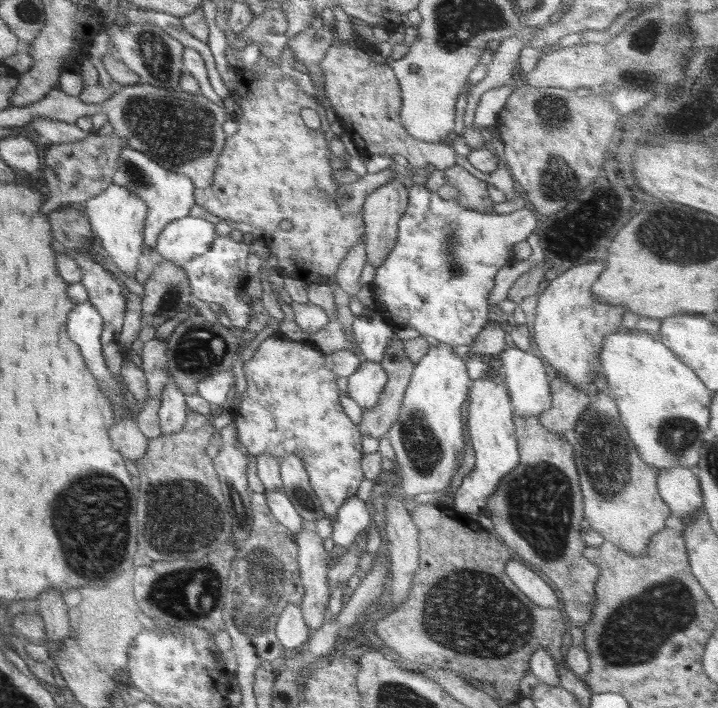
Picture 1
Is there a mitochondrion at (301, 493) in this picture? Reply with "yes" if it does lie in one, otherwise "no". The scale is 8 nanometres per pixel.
yes

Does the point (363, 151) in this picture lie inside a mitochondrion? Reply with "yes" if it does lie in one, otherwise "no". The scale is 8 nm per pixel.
no

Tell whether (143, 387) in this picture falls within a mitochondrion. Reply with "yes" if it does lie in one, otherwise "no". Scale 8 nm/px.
no

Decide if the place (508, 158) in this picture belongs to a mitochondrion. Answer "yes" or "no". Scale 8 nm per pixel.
no

